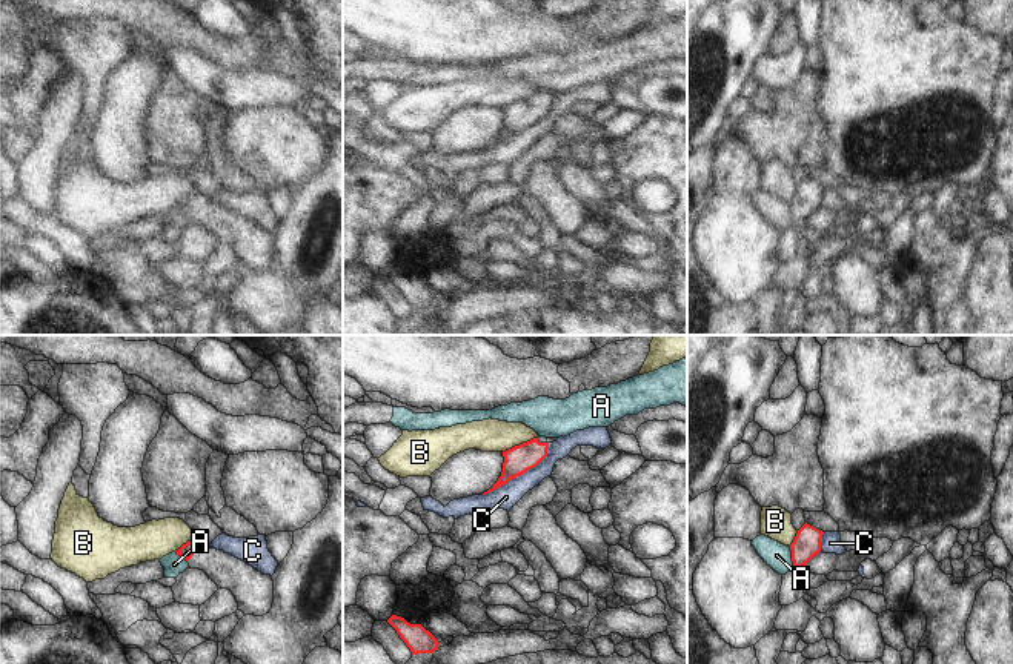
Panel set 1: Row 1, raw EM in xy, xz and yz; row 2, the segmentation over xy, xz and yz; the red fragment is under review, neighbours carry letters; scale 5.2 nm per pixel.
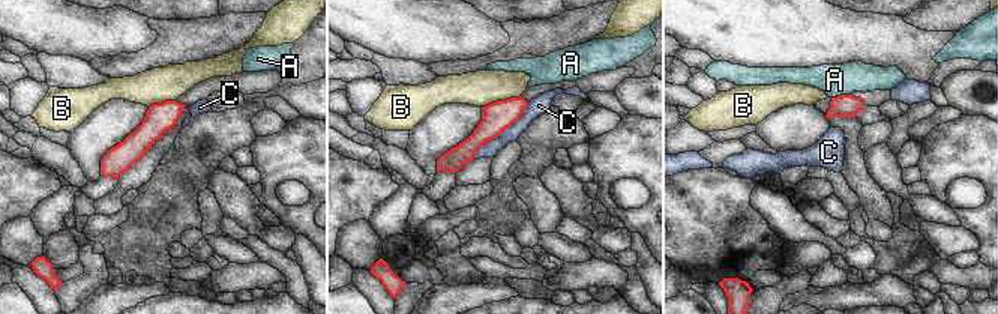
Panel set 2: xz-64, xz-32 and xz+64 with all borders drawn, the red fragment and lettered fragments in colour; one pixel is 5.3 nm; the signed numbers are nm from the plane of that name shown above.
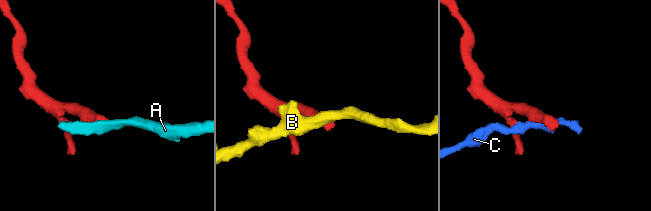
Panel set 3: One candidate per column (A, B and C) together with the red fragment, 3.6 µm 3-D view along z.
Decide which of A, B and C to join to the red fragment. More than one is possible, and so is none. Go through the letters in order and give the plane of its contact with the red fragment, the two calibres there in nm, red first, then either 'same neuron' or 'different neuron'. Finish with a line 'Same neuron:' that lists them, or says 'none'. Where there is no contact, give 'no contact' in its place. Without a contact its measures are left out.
A: meets red in yz; 140 nm thick on the red side, 140 nm on the other; different neuron
B: meets red in xz; 150 nm thick on the red side, 180 nm on the other; different neuron
C: meets red in xz; 150 nm thick on the red side, 120 nm on the other; different neuron
Same neuron: none

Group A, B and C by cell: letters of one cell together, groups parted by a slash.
A / B / C

